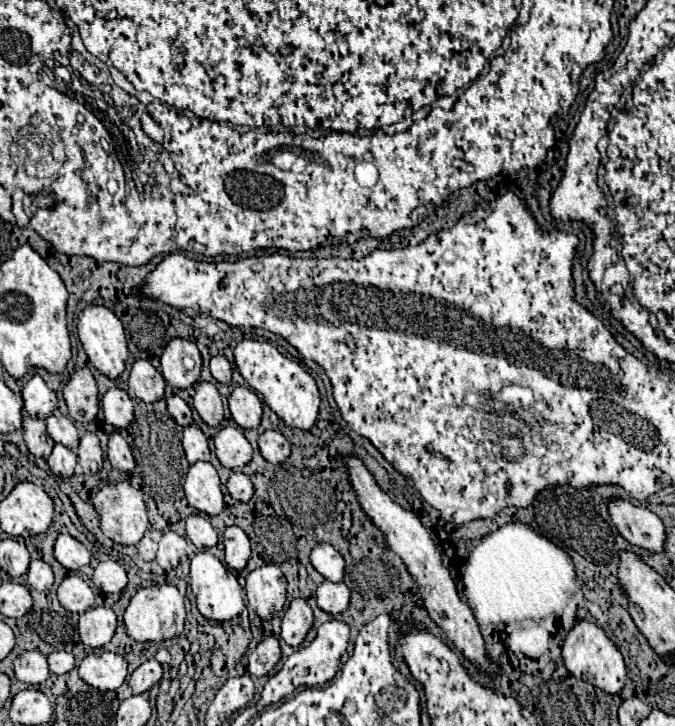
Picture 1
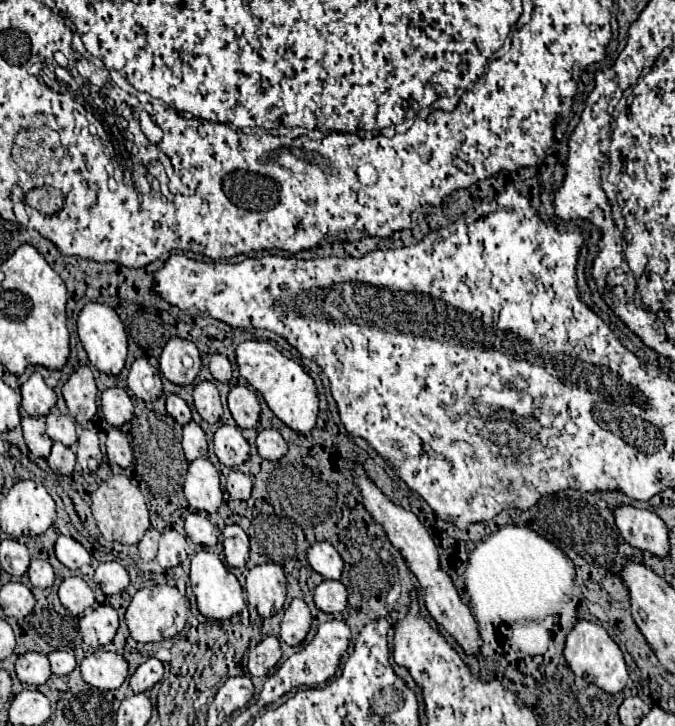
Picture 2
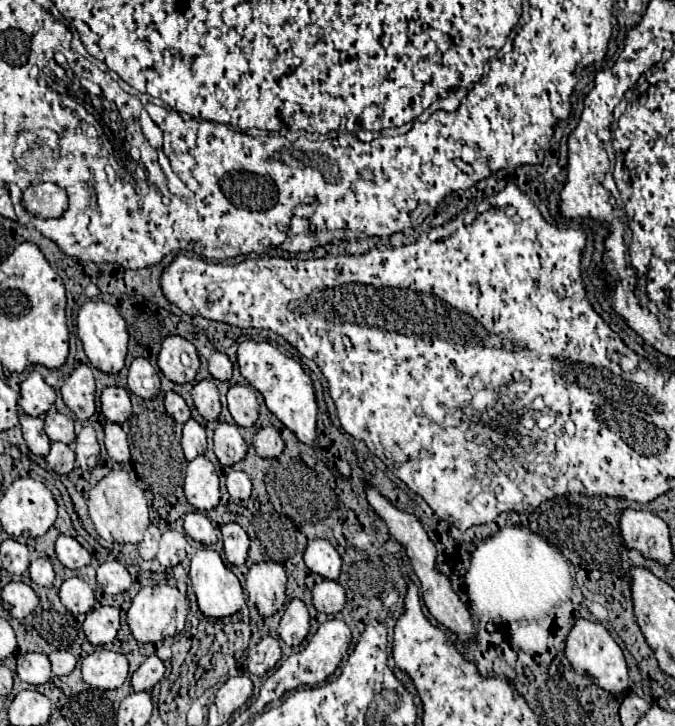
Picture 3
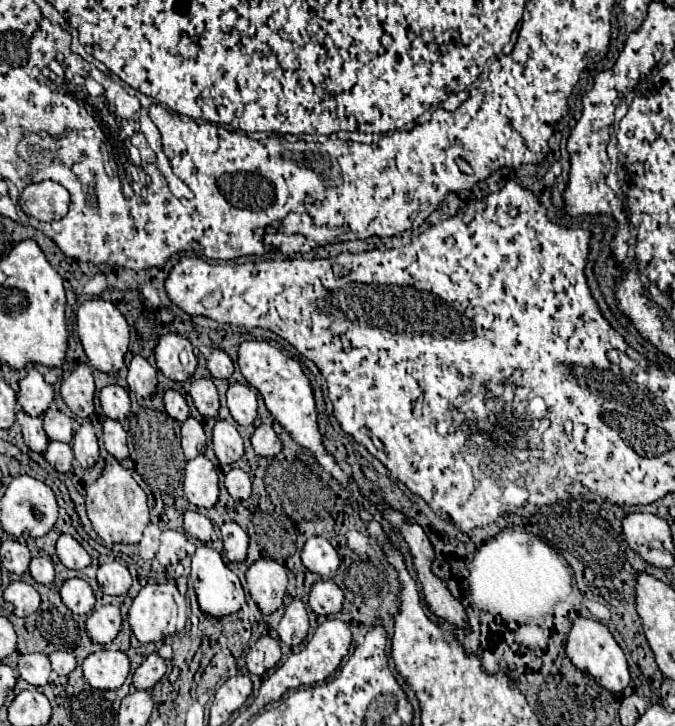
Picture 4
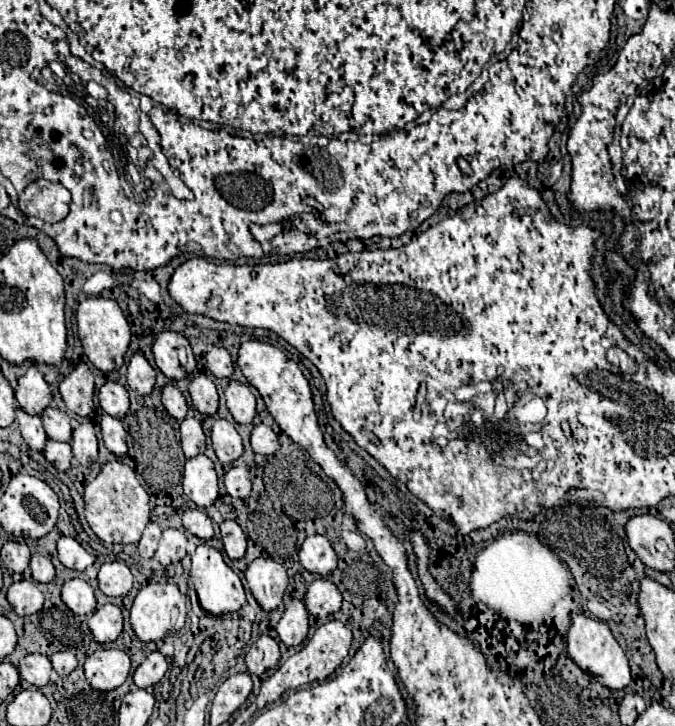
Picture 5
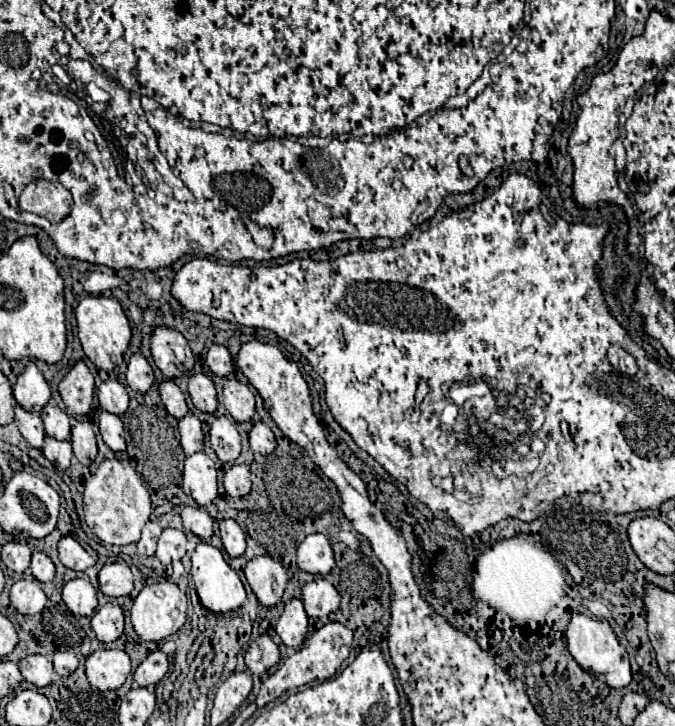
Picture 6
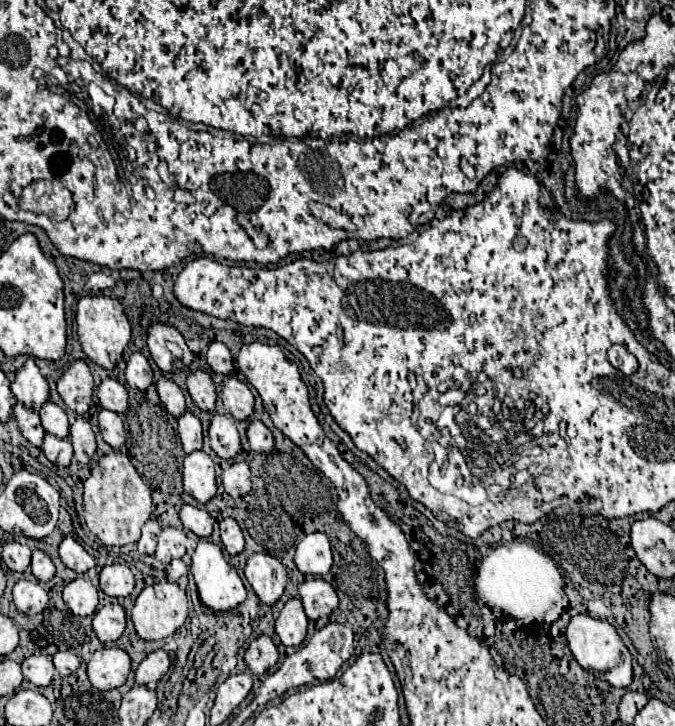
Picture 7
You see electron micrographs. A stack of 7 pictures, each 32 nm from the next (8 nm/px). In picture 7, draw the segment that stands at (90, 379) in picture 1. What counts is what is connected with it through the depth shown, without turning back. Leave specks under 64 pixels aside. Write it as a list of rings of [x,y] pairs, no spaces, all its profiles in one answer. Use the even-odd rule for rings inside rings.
[[[74,360],[68,366],[68,370],[60,376],[56,388],[66,408],[74,410],[76,414],[88,412],[90,402],[92,402],[92,392],[94,392],[94,380],[84,360]]]

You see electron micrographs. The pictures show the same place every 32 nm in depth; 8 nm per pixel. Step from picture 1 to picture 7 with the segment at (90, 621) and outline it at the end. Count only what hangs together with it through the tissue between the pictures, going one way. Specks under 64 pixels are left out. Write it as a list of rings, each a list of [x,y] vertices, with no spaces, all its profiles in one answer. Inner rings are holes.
[[[106,604],[94,614],[92,628],[100,642],[116,642],[126,630],[126,612],[120,604]]]

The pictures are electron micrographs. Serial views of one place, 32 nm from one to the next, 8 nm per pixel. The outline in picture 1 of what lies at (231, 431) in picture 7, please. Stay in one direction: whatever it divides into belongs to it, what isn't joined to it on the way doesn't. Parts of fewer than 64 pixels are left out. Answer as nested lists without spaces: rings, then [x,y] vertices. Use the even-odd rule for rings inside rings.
[[[222,426],[214,436],[214,452],[222,466],[236,470],[250,462],[252,446],[238,426]]]

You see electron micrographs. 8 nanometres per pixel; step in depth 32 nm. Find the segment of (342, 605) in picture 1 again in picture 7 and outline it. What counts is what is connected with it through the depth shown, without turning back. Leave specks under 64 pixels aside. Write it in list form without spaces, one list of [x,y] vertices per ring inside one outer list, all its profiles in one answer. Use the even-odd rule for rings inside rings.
[[[320,578],[300,584],[298,594],[302,598],[306,616],[312,620],[326,618],[338,606],[338,596],[336,596],[334,588]]]

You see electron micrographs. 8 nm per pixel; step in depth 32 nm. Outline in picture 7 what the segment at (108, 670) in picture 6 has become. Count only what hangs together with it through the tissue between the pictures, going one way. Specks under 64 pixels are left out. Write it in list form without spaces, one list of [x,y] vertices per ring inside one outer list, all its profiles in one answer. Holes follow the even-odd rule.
[[[100,648],[88,662],[88,678],[98,690],[120,688],[130,674],[130,656],[118,648]]]

